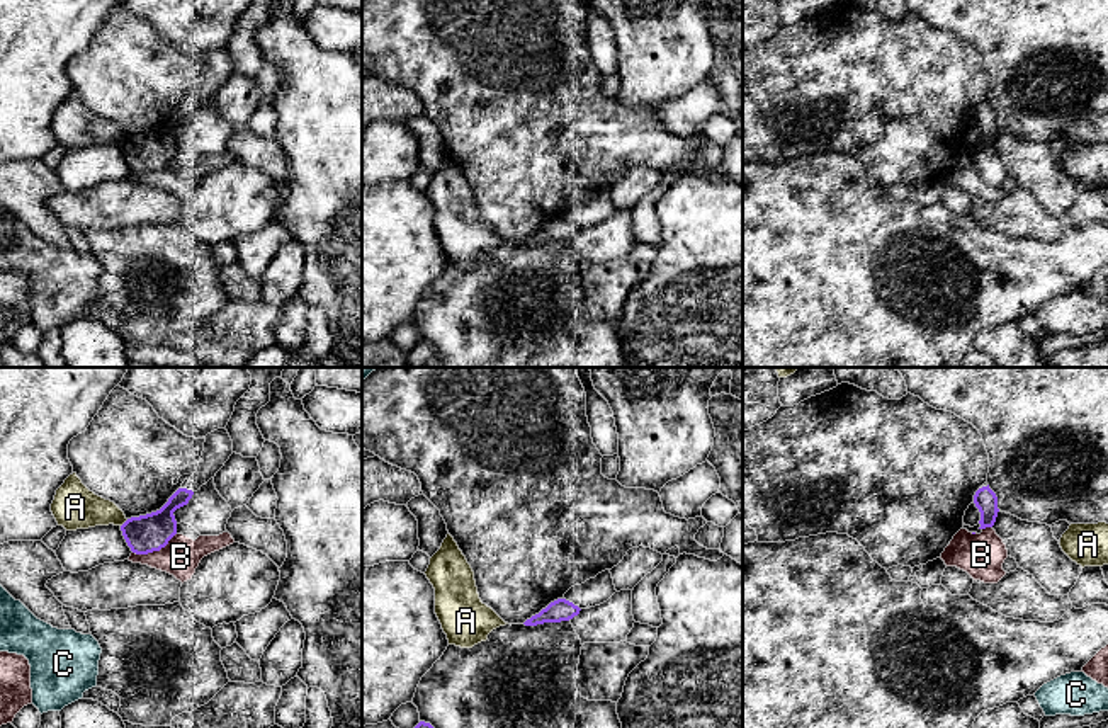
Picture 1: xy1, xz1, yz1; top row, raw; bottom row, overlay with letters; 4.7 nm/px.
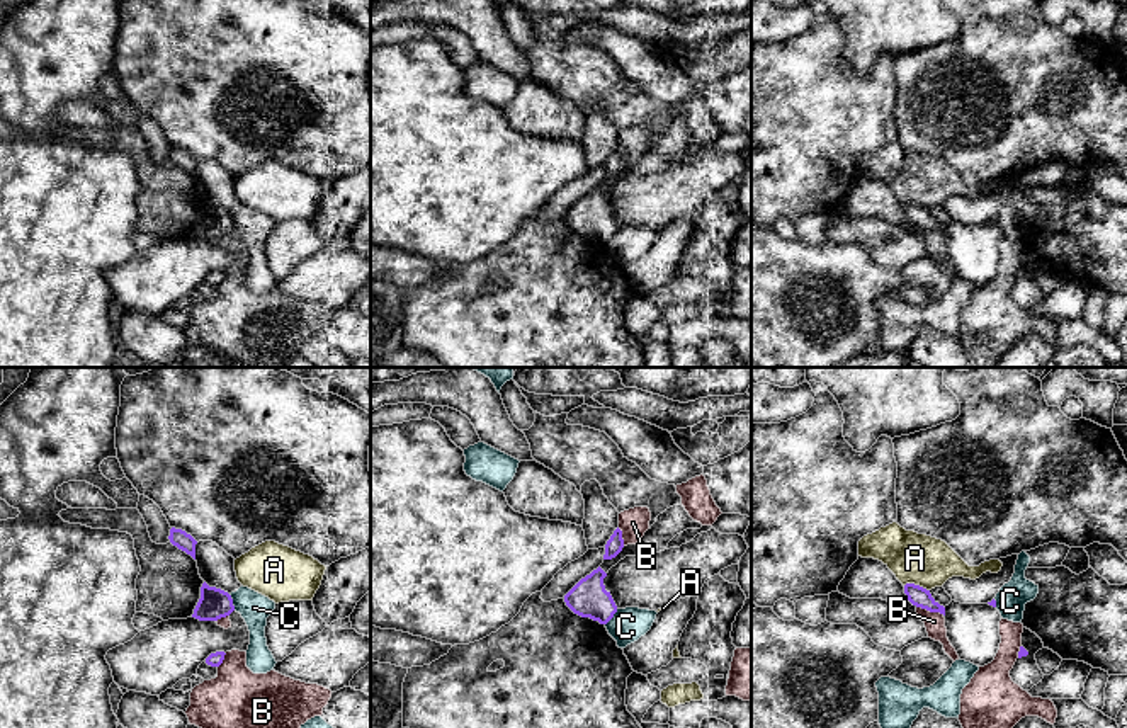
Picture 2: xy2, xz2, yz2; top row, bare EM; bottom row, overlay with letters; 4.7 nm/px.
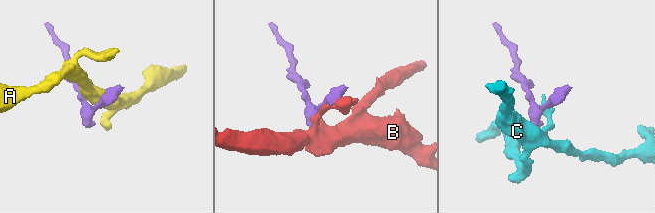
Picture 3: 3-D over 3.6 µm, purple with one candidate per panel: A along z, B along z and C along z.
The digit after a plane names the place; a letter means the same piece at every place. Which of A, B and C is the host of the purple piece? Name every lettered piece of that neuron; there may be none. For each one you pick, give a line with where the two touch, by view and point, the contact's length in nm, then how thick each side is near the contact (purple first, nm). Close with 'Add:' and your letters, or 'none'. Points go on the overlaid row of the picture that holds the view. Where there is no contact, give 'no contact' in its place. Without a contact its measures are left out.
Add: none

